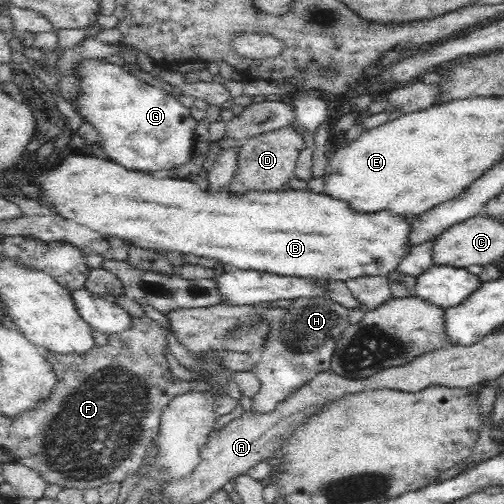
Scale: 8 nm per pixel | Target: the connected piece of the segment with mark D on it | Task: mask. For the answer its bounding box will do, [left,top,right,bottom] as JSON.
[229,126,304,194]

